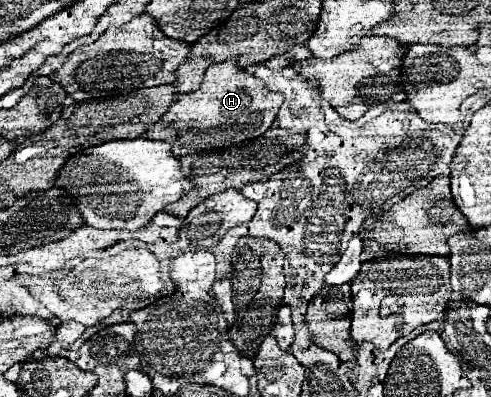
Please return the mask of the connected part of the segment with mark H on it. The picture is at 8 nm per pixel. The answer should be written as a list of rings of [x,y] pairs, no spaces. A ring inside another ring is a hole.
[[[226,60],[212,64],[204,72],[202,86],[190,94],[182,94],[182,98],[176,100],[158,122],[148,126],[146,136],[168,142],[176,156],[224,148],[262,136],[274,122],[282,102],[282,94],[270,92],[260,78],[238,68],[236,60]]]

